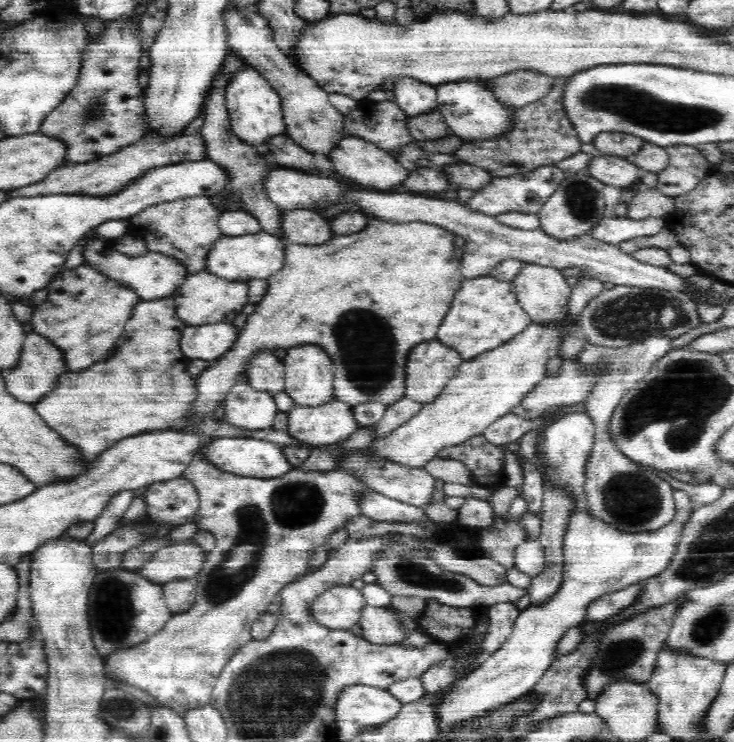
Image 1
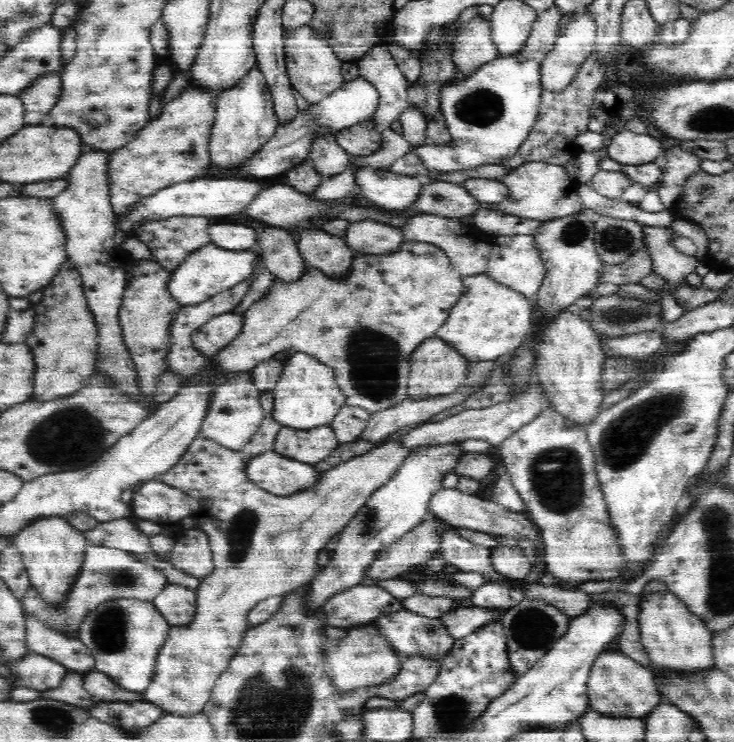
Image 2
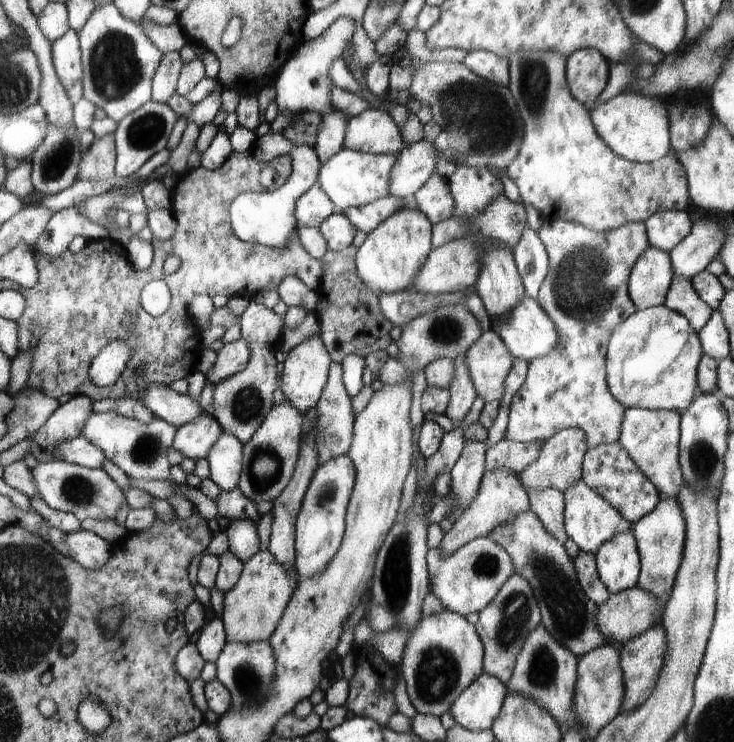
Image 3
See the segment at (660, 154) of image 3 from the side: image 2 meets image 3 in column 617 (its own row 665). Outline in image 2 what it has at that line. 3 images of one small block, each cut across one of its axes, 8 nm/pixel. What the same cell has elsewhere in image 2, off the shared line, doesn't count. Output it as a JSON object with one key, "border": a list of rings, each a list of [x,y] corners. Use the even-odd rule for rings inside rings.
{"border":[[[120,597],[96,605],[83,618],[76,638],[90,649],[98,671],[128,691],[144,693],[153,677],[155,656],[165,643],[170,627],[153,601]]]}

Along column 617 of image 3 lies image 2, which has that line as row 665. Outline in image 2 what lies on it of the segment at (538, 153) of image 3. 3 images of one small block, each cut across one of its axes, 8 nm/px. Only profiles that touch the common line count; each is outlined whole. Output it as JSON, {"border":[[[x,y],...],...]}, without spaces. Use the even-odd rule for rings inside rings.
{"border":[[[268,414],[250,442],[237,451],[226,448],[226,445],[208,437],[194,439],[178,464],[158,478],[198,500],[199,510],[194,512],[192,517],[198,520],[199,528],[207,534],[215,564],[209,575],[200,578],[193,619],[188,624],[171,626],[165,643],[155,656],[153,677],[144,693],[146,701],[156,704],[166,714],[192,716],[195,713],[203,713],[204,705],[211,697],[210,692],[218,676],[227,669],[226,666],[229,666],[230,660],[242,644],[246,630],[252,627],[248,620],[248,612],[256,604],[272,596],[286,595],[307,586],[320,569],[316,563],[320,550],[323,550],[330,538],[342,532],[354,520],[373,492],[378,491],[397,475],[405,459],[415,449],[404,447],[401,437],[386,440],[364,454],[319,473],[317,481],[308,488],[302,488],[291,495],[274,495],[254,484],[244,471],[244,466],[250,460],[250,456],[271,447],[281,427],[280,423]]]}

